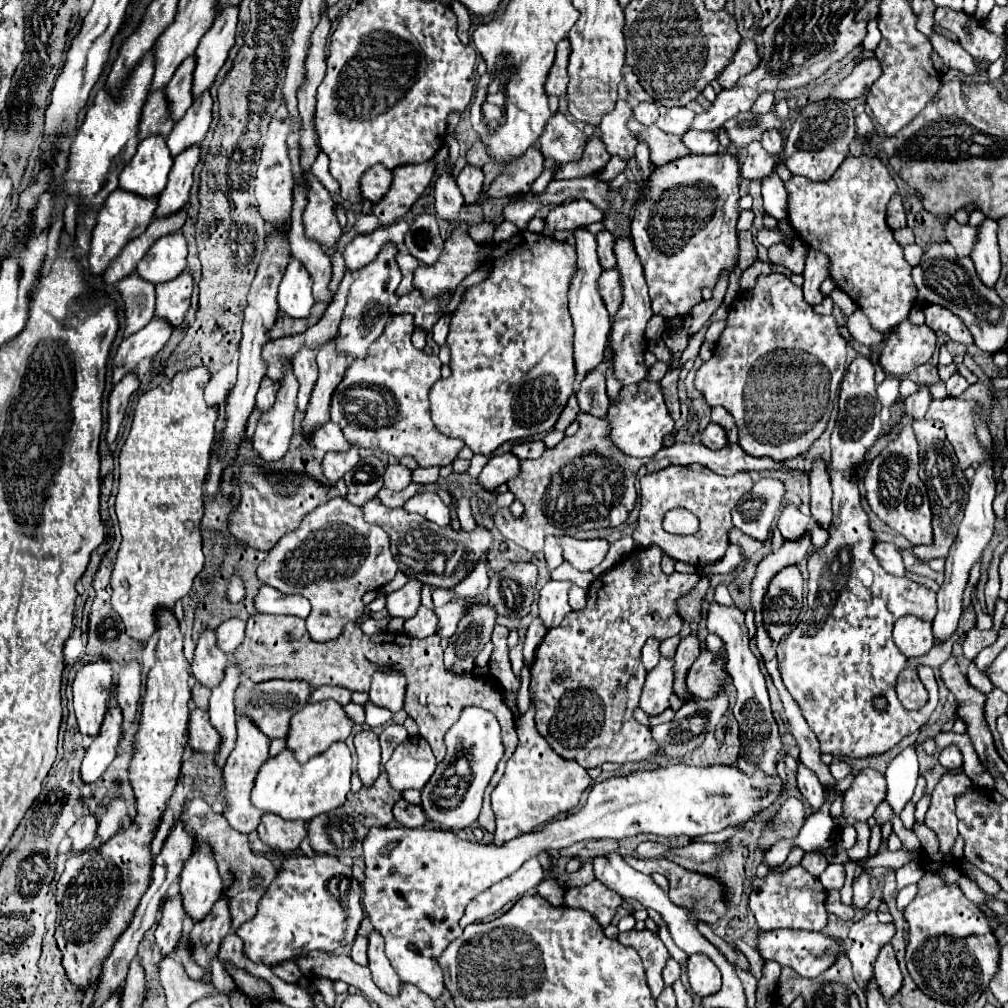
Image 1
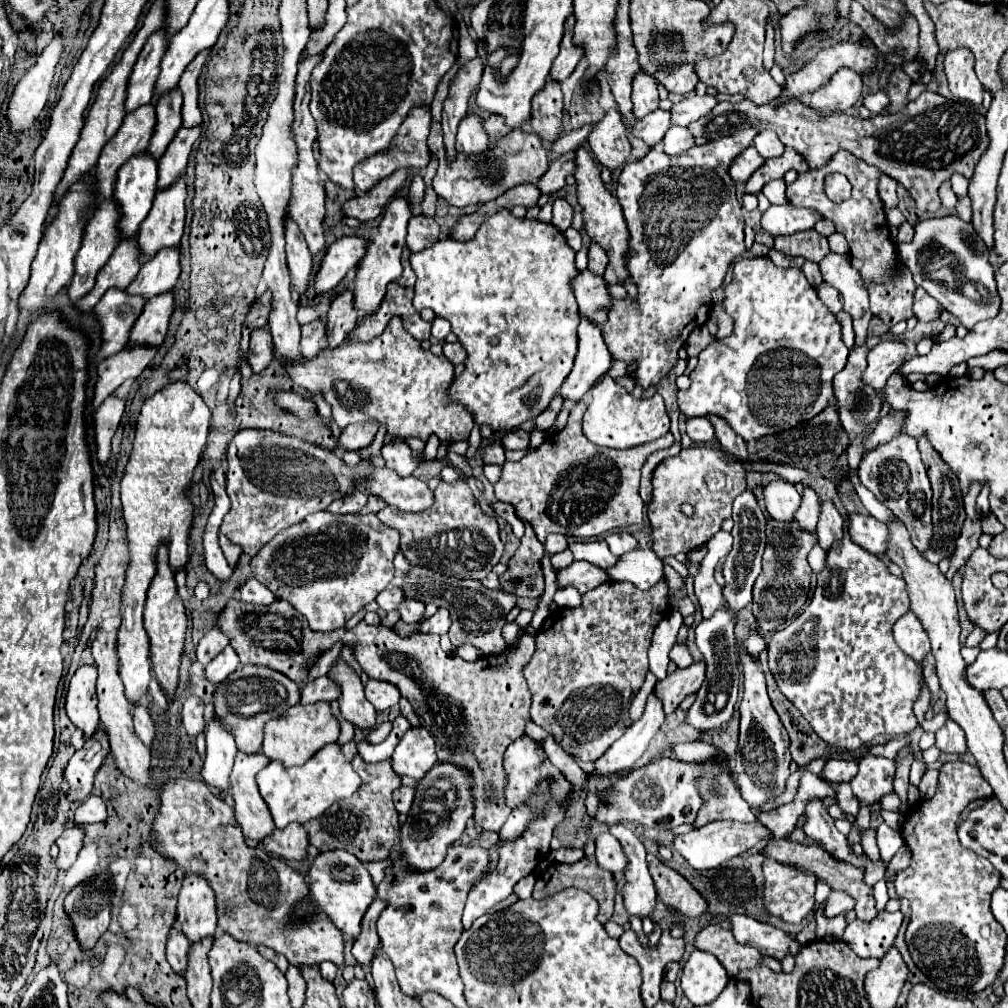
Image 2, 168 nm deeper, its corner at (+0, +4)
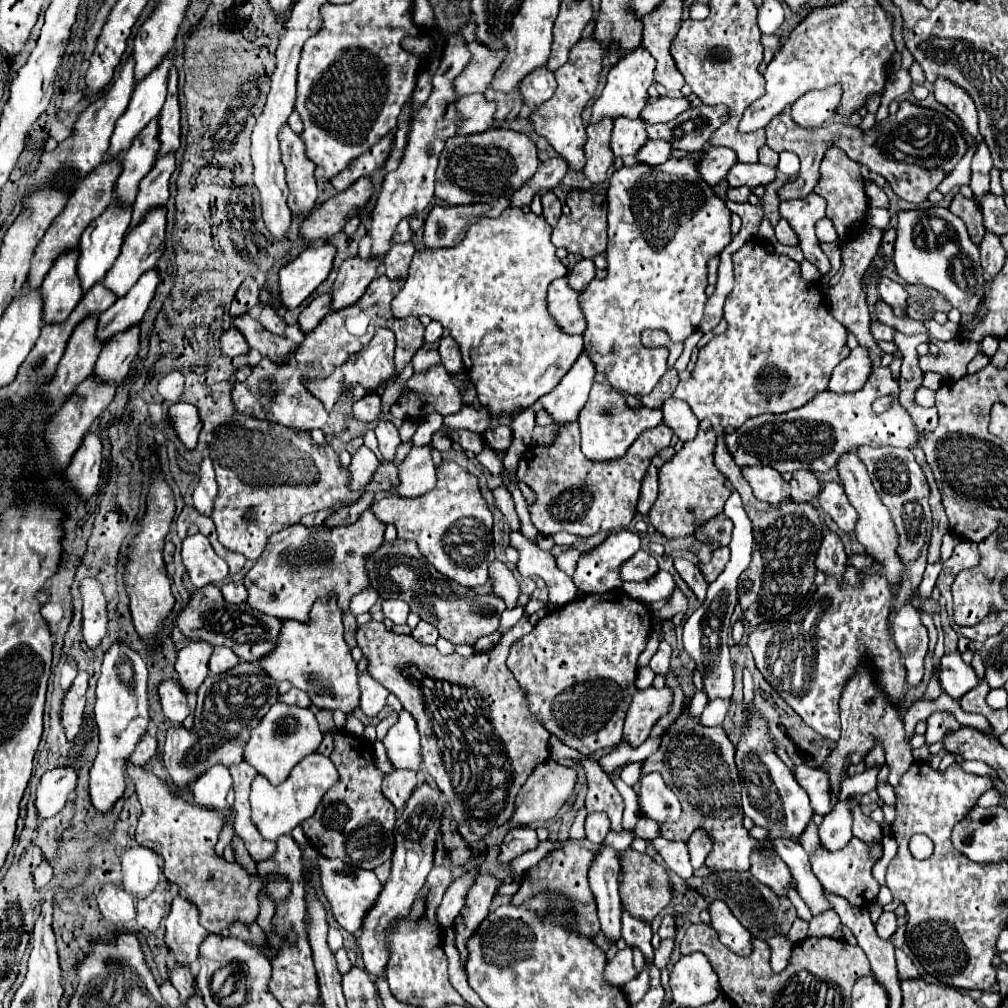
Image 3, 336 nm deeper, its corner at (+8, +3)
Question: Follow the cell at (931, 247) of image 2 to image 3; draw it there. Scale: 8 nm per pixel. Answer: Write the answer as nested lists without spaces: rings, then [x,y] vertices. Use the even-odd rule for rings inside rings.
[[[943,207],[901,211],[897,219],[897,241],[893,251],[897,273],[907,283],[923,283],[939,291],[961,315],[975,313],[985,295],[985,279],[979,263],[977,245],[969,239],[965,223]]]

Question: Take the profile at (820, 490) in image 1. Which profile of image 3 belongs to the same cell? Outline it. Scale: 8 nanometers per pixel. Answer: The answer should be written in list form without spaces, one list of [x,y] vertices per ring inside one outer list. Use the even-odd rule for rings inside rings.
[[[823,527],[823,541],[817,551],[815,559],[817,569],[821,569],[825,575],[835,575],[841,579],[841,573],[845,571],[847,565],[847,555],[843,549],[843,543],[837,533],[833,533],[829,527]]]

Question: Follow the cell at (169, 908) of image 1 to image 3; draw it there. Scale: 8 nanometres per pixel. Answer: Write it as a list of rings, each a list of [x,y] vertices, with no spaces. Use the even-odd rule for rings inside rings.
[[[175,963],[175,967],[169,971],[169,981],[179,991],[179,997],[183,1003],[187,1001],[187,997],[191,997],[195,993],[195,977],[191,975],[189,967]]]

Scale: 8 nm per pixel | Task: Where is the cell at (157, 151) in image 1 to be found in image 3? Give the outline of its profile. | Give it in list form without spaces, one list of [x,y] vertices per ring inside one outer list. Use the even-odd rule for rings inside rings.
[[[117,199],[105,209],[103,215],[99,215],[83,233],[81,237],[81,249],[79,249],[79,263],[77,263],[77,273],[83,285],[83,291],[89,289],[89,285],[95,285],[97,281],[103,281],[103,277],[107,275],[107,271],[113,267],[115,259],[121,253],[127,229],[131,225],[131,205],[121,205]]]

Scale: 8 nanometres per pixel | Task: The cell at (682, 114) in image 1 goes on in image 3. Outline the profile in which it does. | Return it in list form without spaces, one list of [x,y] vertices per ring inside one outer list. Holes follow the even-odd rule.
[[[617,119],[611,135],[611,151],[615,157],[629,157],[635,155],[641,145],[647,143],[647,121],[639,119]]]

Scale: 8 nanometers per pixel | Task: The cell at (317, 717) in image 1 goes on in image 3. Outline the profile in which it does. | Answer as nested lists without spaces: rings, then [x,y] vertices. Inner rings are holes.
[[[277,703],[269,709],[269,713],[261,719],[261,723],[251,731],[251,739],[245,745],[243,759],[253,765],[261,775],[265,775],[273,785],[283,783],[289,771],[309,753],[315,753],[323,741],[323,733],[317,725],[315,715],[309,709],[291,707],[285,703]]]

